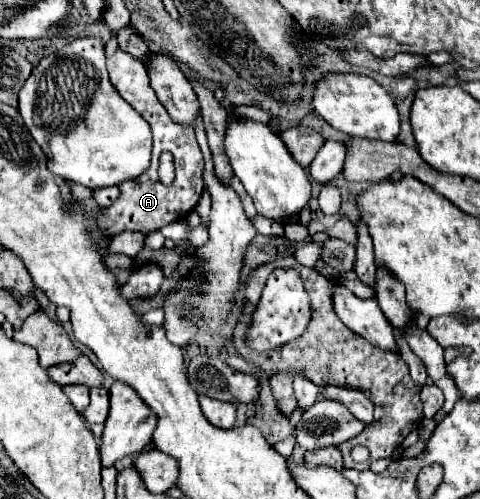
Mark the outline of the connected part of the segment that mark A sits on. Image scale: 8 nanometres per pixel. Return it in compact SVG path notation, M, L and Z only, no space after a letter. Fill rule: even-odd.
M118 50L114 56L110 56L106 60L106 64L108 64L108 74L110 74L114 88L152 126L154 152L152 152L150 168L142 176L138 176L138 180L130 180L126 184L120 184L120 198L110 208L102 210L100 224L108 236L116 236L116 234L126 232L126 230L150 234L150 232L156 232L170 222L182 220L190 210L194 210L194 206L204 190L204 186L202 186L202 170L204 170L202 152L200 152L200 146L196 142L194 132L190 132L190 128L182 128L182 124L174 124L174 120L170 120L166 108L162 108L160 100L156 98L156 92L152 90L152 86L148 82L148 72L146 72L146 66L142 62L134 60L126 52ZM164 150L172 152L172 156L174 156L176 178L170 186L164 186L158 178L158 160L160 160L160 154Z

